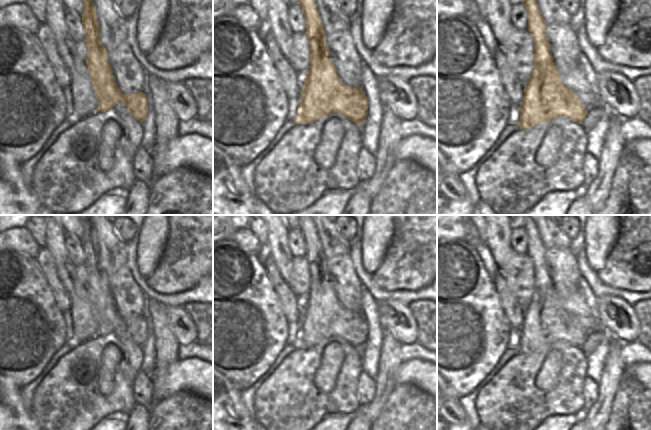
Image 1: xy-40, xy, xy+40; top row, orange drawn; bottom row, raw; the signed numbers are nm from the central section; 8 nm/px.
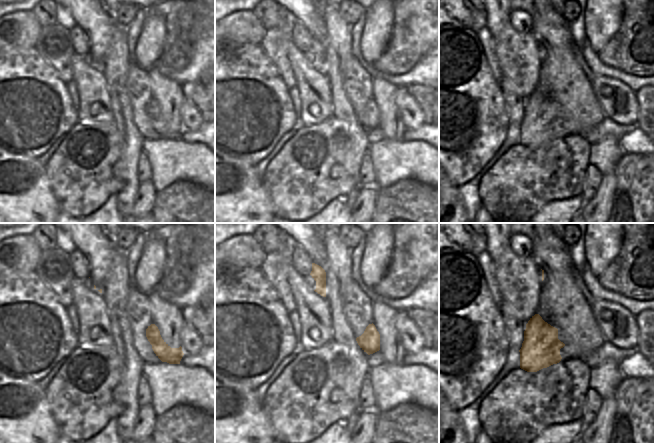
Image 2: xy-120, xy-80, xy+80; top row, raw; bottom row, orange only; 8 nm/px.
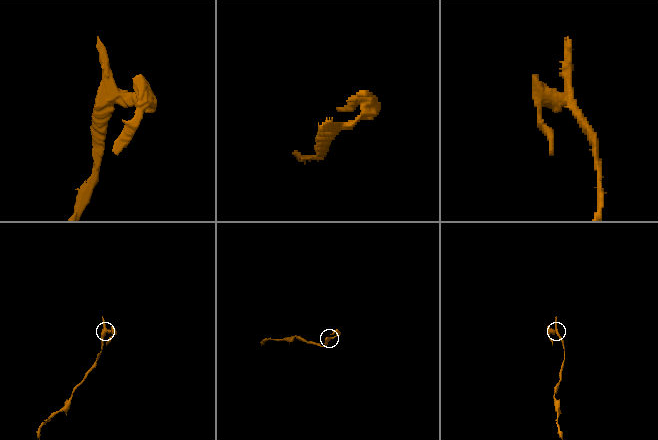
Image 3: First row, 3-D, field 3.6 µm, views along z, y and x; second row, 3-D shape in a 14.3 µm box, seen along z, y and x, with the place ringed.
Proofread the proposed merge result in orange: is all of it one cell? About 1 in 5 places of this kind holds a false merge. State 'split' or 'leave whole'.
split

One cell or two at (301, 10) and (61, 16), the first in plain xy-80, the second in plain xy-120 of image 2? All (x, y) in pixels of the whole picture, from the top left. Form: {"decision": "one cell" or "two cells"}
{"decision": "two cells"}

